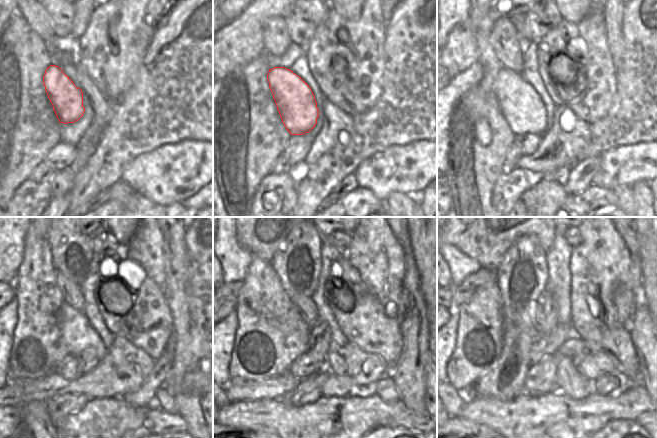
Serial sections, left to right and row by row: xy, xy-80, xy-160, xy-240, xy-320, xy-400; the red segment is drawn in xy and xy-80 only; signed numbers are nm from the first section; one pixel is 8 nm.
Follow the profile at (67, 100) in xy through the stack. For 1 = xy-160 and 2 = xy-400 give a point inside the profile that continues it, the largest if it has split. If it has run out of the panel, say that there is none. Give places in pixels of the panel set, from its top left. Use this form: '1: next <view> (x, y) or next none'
1: next xy-160 (521, 106)
2: next xy-400 (570, 382)

